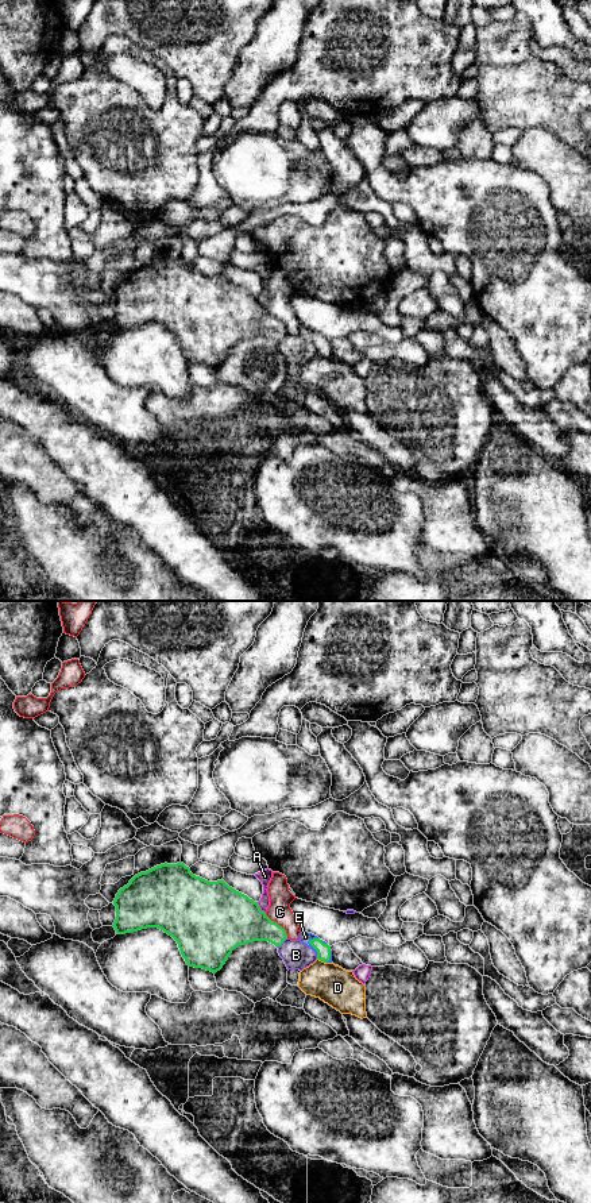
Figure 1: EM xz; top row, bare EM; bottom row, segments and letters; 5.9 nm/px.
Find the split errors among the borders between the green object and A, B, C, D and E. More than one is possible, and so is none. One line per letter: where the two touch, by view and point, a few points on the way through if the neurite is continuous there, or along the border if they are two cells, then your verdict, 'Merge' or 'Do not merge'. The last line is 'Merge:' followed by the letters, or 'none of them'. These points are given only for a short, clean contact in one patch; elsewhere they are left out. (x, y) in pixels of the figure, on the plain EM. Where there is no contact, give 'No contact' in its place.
A: Touches green at xz (259, 303). Boundary: xz (257, 297), (265, 308). Do not merge
B: Touches green at xz (282, 338). Do not merge
C: Touches green at xz (277, 319). Do not merge
D: Touches green at xz (321, 355). Do not merge
E: Touches green at xz (311, 339). Path across: xz (323, 344), (311, 339), (305, 332). Merge
Merge: E

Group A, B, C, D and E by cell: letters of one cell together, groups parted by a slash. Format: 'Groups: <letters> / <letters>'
Groups: A / B / C / D / E

